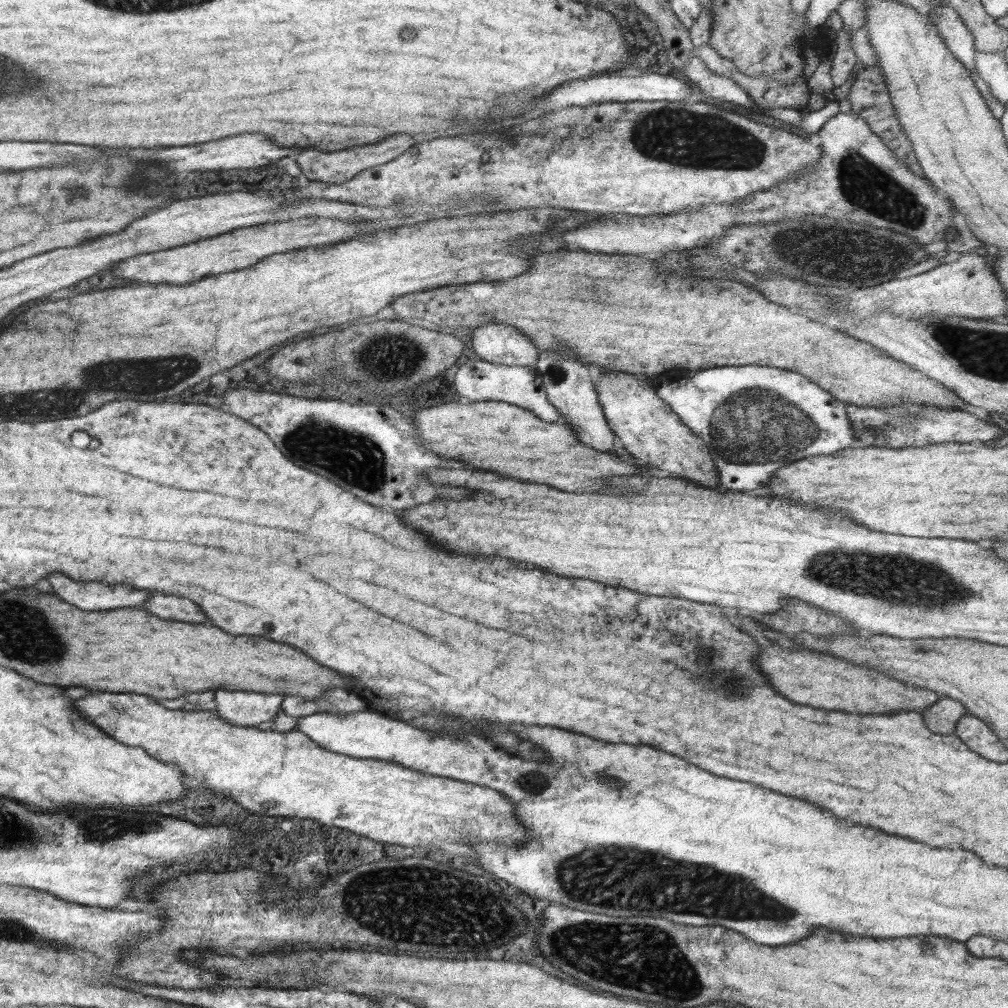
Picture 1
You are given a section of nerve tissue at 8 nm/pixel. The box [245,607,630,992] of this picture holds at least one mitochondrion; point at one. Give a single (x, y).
(384, 907)

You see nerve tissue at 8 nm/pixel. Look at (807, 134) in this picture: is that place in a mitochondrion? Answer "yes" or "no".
no

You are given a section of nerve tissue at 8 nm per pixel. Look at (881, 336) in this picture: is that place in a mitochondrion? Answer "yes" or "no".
no

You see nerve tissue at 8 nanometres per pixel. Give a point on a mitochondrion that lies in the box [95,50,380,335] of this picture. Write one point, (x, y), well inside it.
(140, 181)

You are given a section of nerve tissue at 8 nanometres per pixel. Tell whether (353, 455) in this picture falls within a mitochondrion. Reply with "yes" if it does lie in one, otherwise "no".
yes

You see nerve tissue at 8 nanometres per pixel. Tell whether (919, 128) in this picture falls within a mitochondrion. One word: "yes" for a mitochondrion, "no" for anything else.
no

